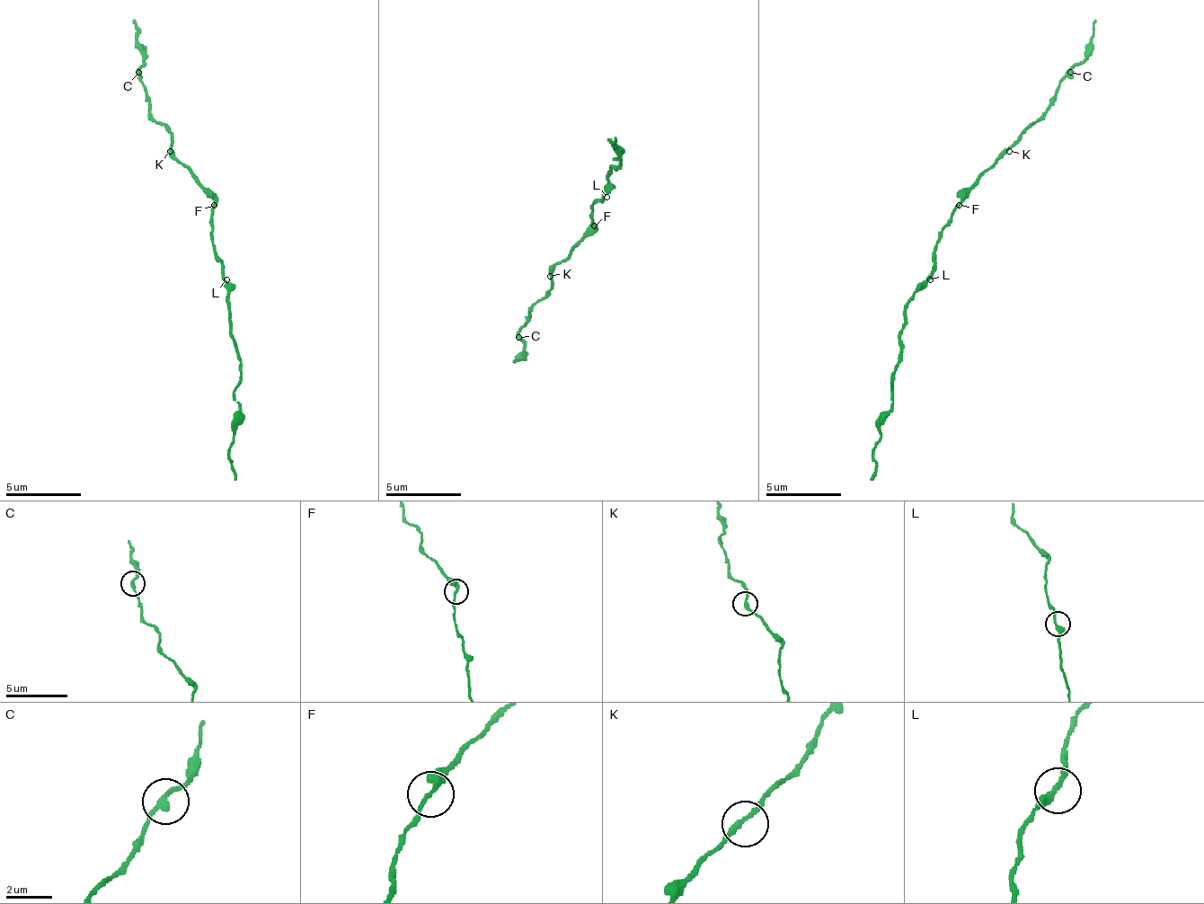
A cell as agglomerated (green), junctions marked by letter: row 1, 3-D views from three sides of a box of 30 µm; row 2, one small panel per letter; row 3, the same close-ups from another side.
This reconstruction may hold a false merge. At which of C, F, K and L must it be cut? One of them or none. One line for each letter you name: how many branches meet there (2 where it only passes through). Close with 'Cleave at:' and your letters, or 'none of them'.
Cleave at: none of them

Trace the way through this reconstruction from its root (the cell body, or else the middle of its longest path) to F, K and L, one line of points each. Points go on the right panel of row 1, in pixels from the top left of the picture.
F: (941, 230), (960, 204)
K: (941, 230), (952, 211), (963, 200), (963, 192), (1002, 155), (1009, 151)
L: (941, 230), (937, 257), (933, 261), (933, 276), (930, 279)

